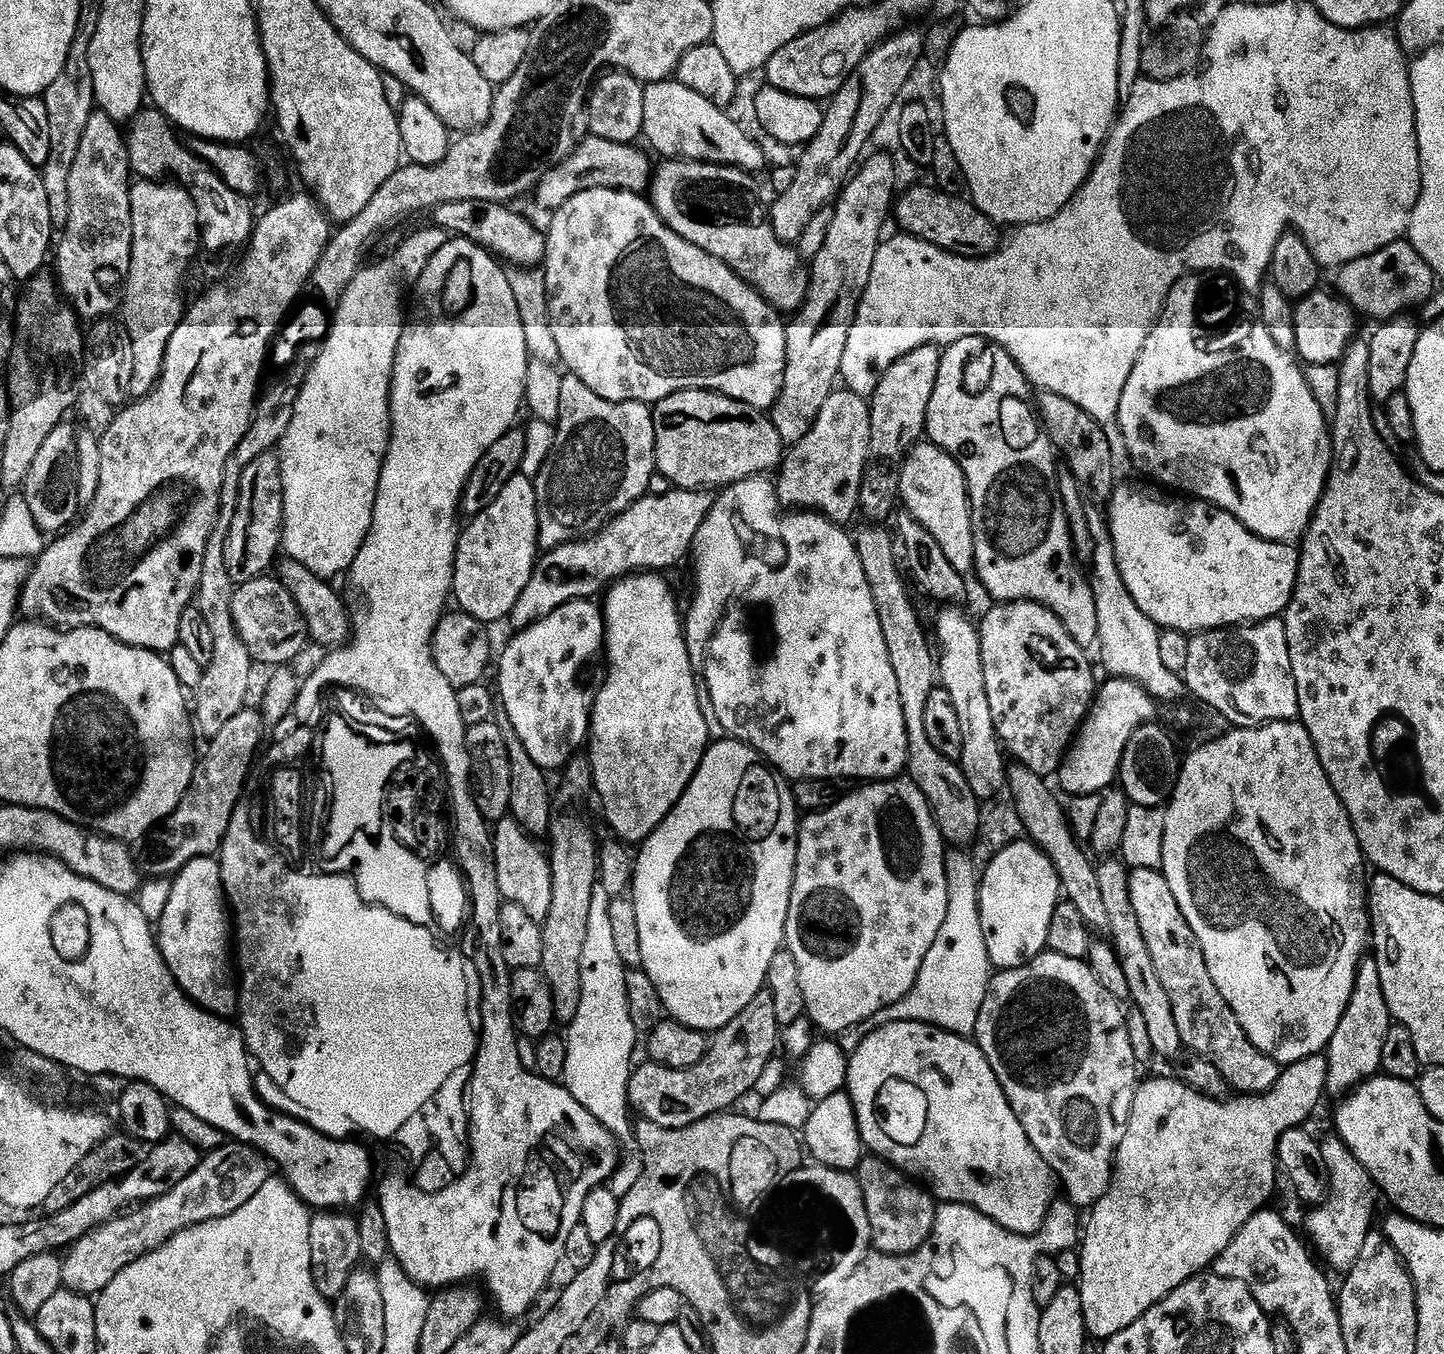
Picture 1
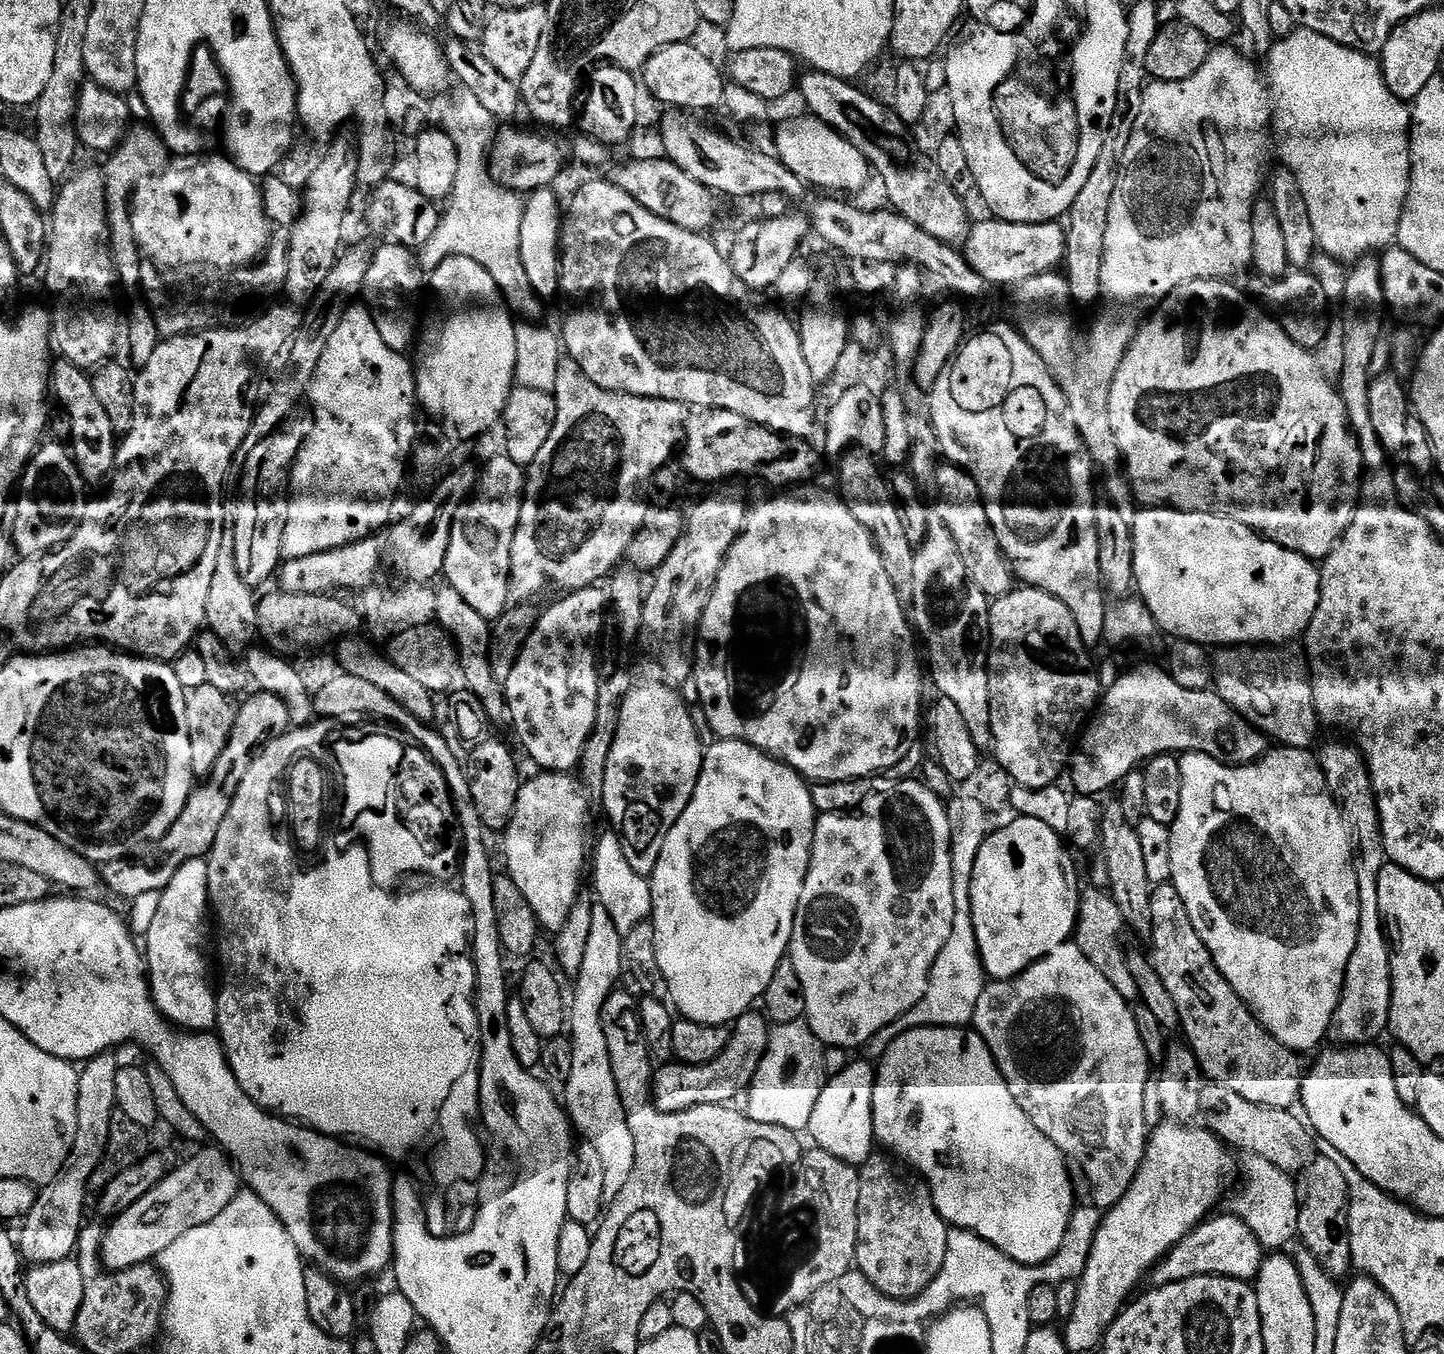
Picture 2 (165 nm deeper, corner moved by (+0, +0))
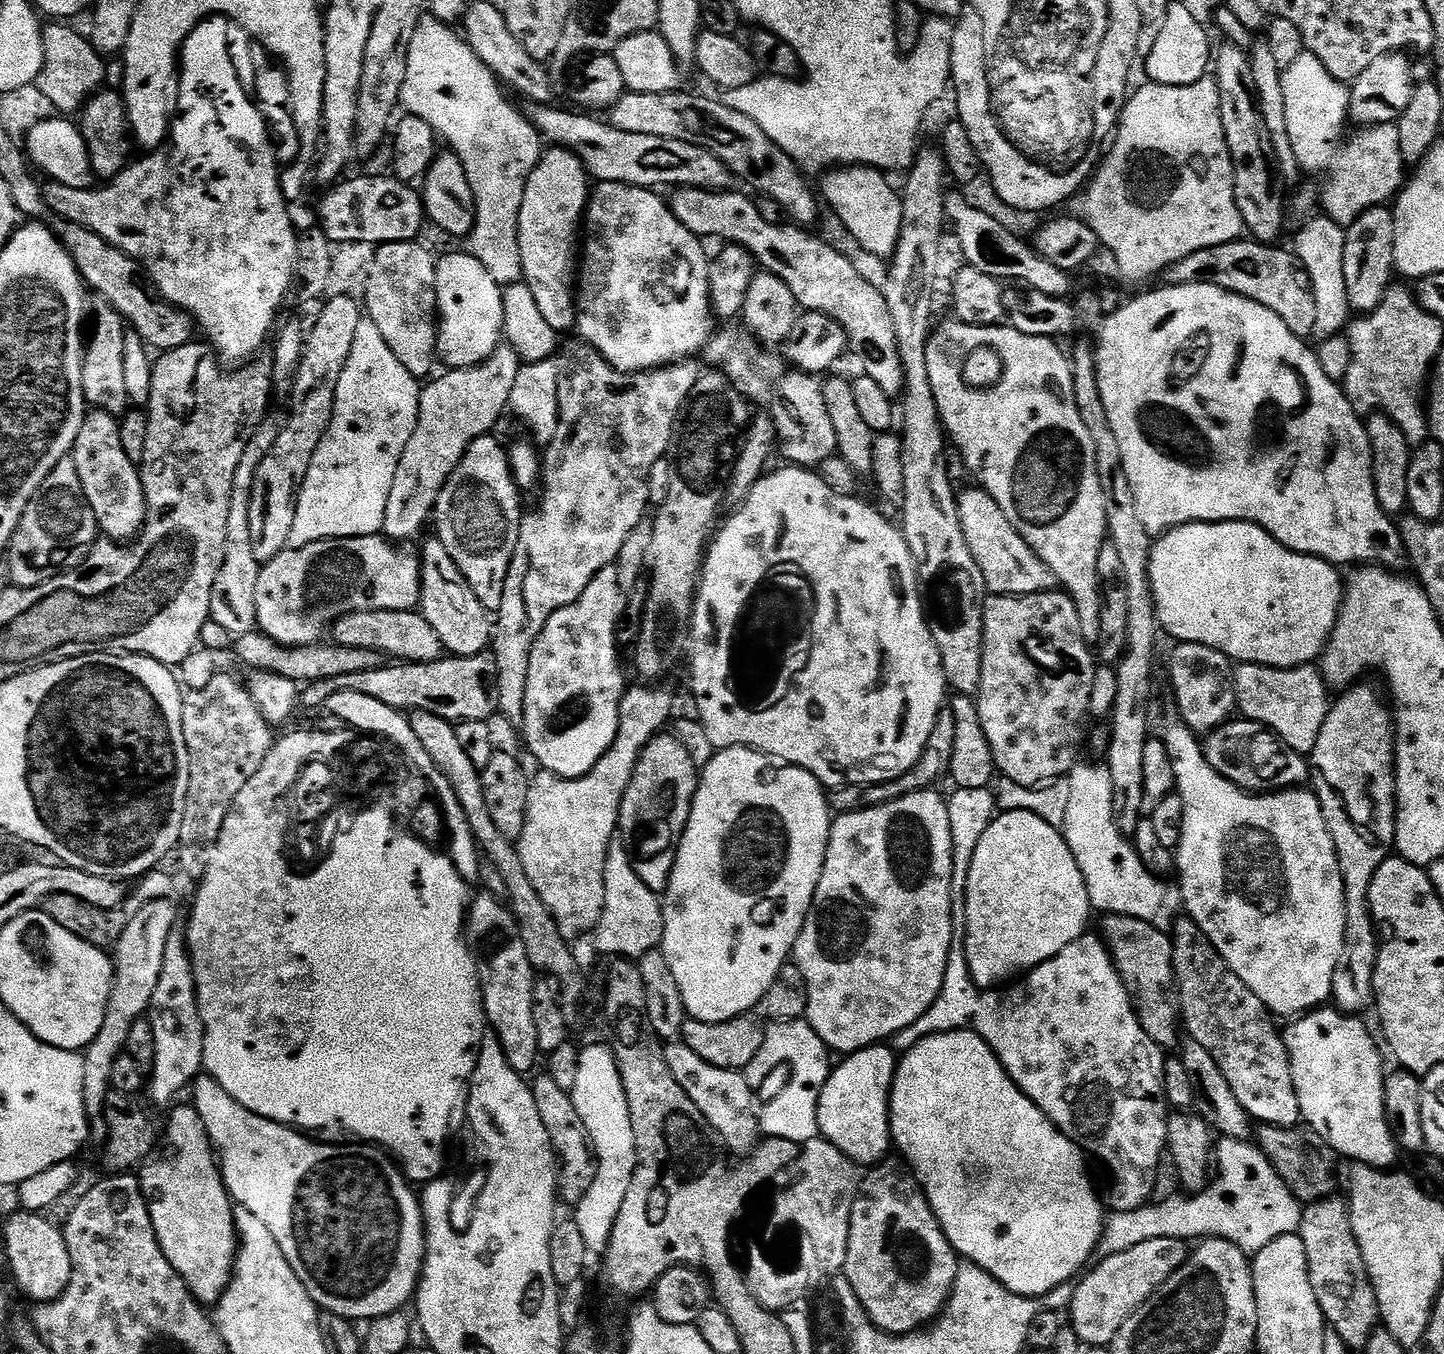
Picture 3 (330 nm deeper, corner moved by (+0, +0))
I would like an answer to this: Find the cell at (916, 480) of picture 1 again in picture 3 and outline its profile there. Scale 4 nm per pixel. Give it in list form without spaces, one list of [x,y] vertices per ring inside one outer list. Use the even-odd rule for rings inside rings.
[[[983,487],[968,488],[959,493],[956,505],[962,522],[962,534],[966,534],[966,546],[978,562],[983,587],[993,596],[1033,596],[1039,592],[1051,592],[1058,581],[1050,566],[1038,558],[1038,554],[1010,526],[1010,518],[1002,514],[1002,506],[990,498]]]

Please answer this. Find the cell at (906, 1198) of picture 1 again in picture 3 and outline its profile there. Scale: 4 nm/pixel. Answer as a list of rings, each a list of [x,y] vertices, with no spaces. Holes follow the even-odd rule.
[[[900,1158],[885,1159],[860,1181],[860,1190],[850,1214],[850,1238],[842,1275],[854,1286],[858,1302],[872,1322],[891,1336],[906,1336],[931,1325],[952,1297],[952,1287],[961,1266],[954,1246],[946,1238],[916,1173]]]

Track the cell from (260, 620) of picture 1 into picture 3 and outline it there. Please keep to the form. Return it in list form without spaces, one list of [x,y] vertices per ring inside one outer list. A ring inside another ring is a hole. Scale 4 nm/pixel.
[[[402,610],[351,612],[338,618],[336,623],[331,625],[330,636],[341,648],[382,652],[385,657],[413,664],[425,664],[431,660],[439,660],[446,652],[438,634],[434,634],[434,626],[430,626],[430,622],[426,622],[424,615],[416,610],[411,612]]]

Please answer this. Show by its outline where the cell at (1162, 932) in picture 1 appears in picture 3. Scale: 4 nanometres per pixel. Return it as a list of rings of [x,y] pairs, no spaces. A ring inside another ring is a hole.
[[[1184,914],[1177,919],[1170,929],[1172,937],[1172,969],[1176,975],[1176,990],[1183,1027],[1187,1035],[1210,1050],[1214,1062],[1218,1062],[1218,1070],[1230,1082],[1230,1090],[1234,1090],[1234,1098],[1242,1102],[1253,1121],[1260,1124],[1273,1124],[1283,1128],[1294,1128],[1301,1123],[1302,1117],[1298,1106],[1298,1094],[1294,1090],[1294,1078],[1288,1051],[1284,1045],[1281,1029],[1275,1028],[1273,1017],[1265,1008],[1262,998],[1226,966],[1226,962],[1218,954],[1216,947],[1202,934],[1202,930],[1192,917]]]

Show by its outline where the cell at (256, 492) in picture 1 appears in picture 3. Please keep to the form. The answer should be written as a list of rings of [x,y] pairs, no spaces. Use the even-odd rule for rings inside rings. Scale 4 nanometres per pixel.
[[[348,296],[334,297],[324,305],[321,317],[318,318],[304,341],[304,353],[296,371],[296,378],[290,385],[292,392],[292,413],[288,421],[283,421],[278,442],[270,446],[270,454],[262,458],[262,466],[258,466],[258,474],[254,478],[252,497],[250,498],[250,542],[254,542],[254,558],[261,562],[273,560],[280,552],[288,548],[290,530],[294,526],[296,513],[296,497],[308,473],[310,462],[326,434],[334,414],[334,402],[338,382],[342,378],[342,370],[346,370],[346,358],[350,358],[350,350],[354,346],[354,334],[358,334],[358,322],[362,319],[362,304],[359,299]]]

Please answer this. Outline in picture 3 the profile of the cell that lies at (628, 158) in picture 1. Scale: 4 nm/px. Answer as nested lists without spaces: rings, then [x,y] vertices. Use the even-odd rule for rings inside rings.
[[[681,188],[675,194],[676,197],[670,200],[672,213],[690,230],[692,235],[701,238],[717,236],[728,244],[739,244],[752,255],[753,261],[763,271],[772,272],[786,286],[790,286],[790,294],[794,294],[797,305],[804,312],[817,312],[834,318],[842,326],[842,330],[848,339],[848,346],[851,355],[860,359],[863,375],[874,378],[882,390],[893,398],[899,397],[904,390],[904,371],[902,370],[902,358],[898,354],[898,338],[894,338],[894,321],[890,319],[890,310],[886,306],[886,298],[879,287],[876,288],[839,252],[831,248],[824,240],[811,236],[811,231],[800,226],[793,226],[791,223],[771,224],[766,222],[756,209],[755,199],[743,196],[737,190],[725,190],[722,192],[707,192],[705,188]]]

